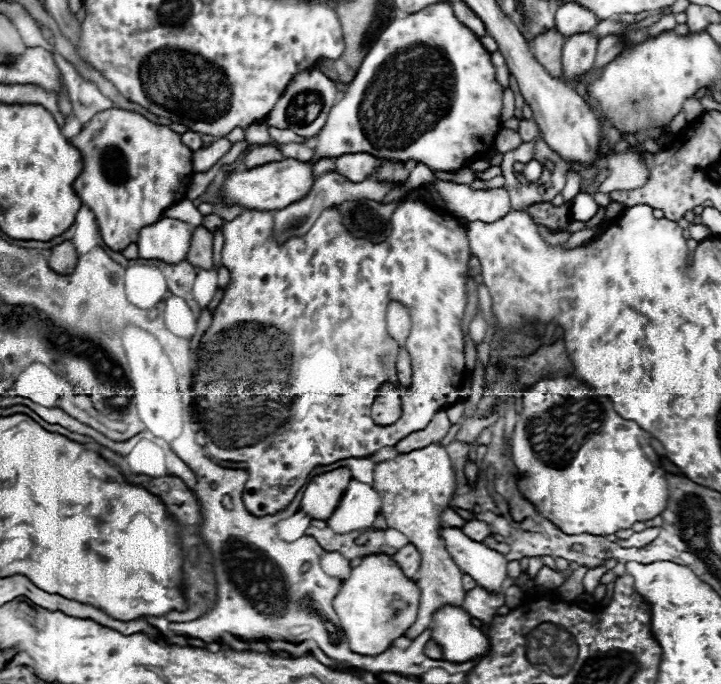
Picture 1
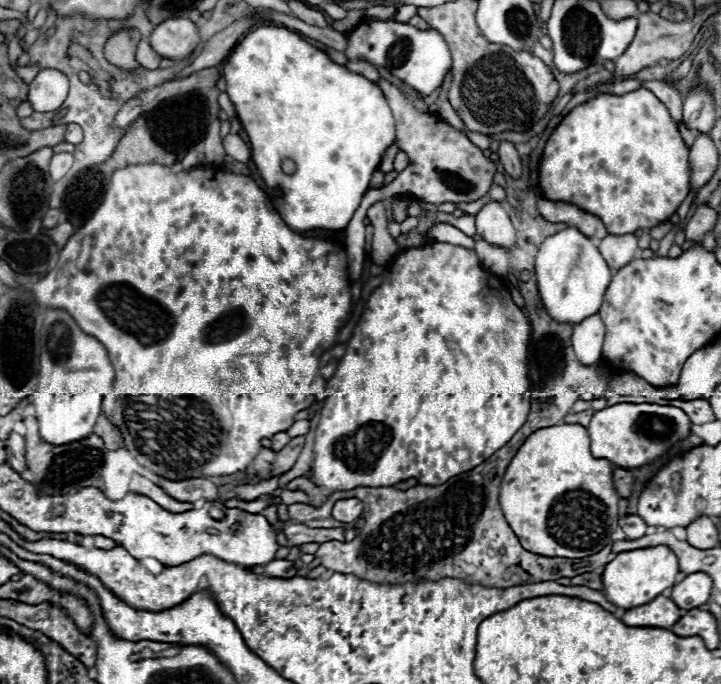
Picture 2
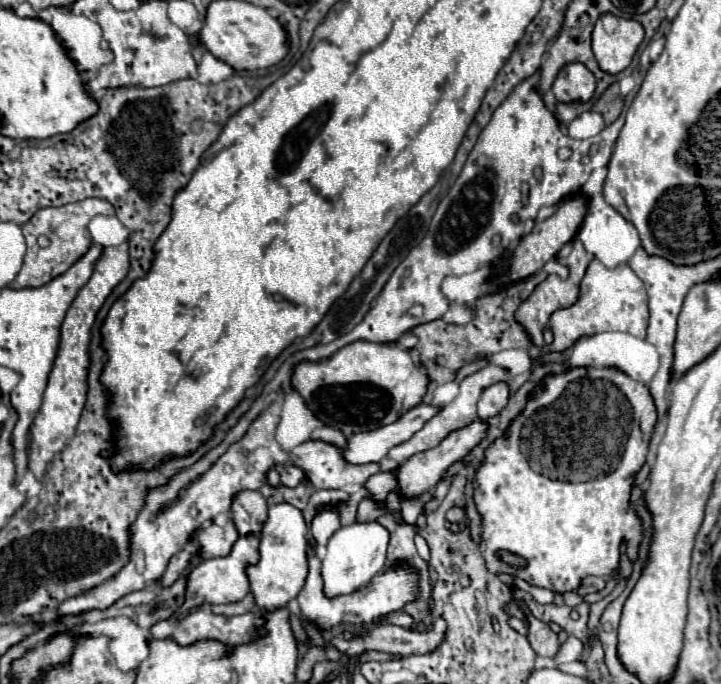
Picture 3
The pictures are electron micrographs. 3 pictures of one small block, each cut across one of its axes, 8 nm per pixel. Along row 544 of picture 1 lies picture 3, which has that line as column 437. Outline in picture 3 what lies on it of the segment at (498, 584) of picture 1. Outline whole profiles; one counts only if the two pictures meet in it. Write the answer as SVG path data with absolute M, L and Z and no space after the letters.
M476 420L476 422L472 422L472 424L466 426L466 428L460 428L460 430L450 432L436 448L426 450L426 452L420 452L420 454L414 454L412 458L408 458L408 462L400 464L400 466L394 470L396 482L398 482L398 484L396 484L396 494L398 494L398 498L410 500L410 498L422 496L424 492L430 492L436 484L442 482L446 470L448 470L454 462L462 460L484 436L486 436L486 424L484 424L482 420Z

